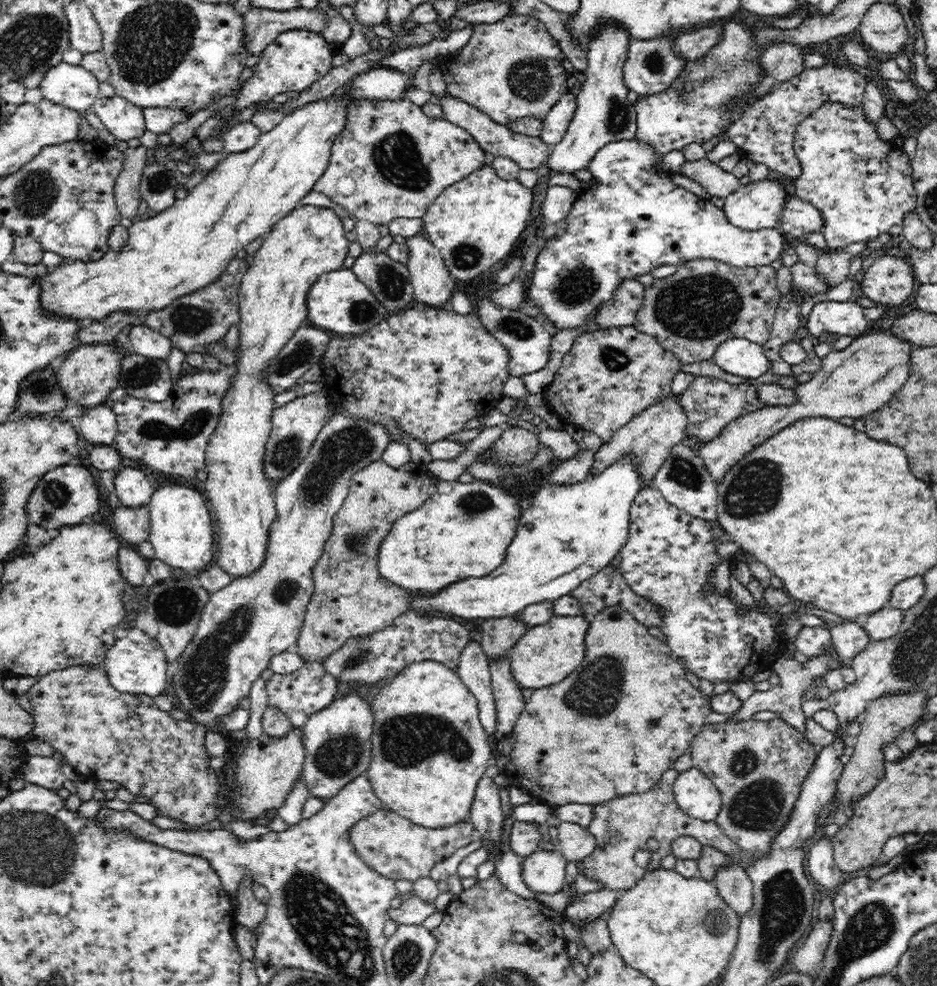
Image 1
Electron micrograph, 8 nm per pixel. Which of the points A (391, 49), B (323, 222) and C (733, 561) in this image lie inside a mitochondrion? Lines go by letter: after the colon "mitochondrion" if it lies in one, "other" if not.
A: other
B: other
C: other

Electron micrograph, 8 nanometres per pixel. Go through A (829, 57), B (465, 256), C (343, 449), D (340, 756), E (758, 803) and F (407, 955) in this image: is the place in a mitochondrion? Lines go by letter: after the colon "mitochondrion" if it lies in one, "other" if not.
A: other
B: mitochondrion
C: mitochondrion
D: mitochondrion
E: mitochondrion
F: mitochondrion

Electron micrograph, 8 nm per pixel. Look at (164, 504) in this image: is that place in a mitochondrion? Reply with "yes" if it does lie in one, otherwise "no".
no

